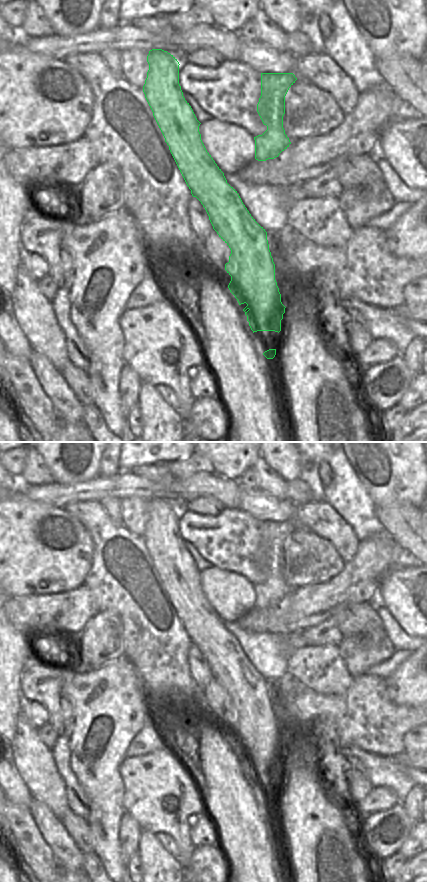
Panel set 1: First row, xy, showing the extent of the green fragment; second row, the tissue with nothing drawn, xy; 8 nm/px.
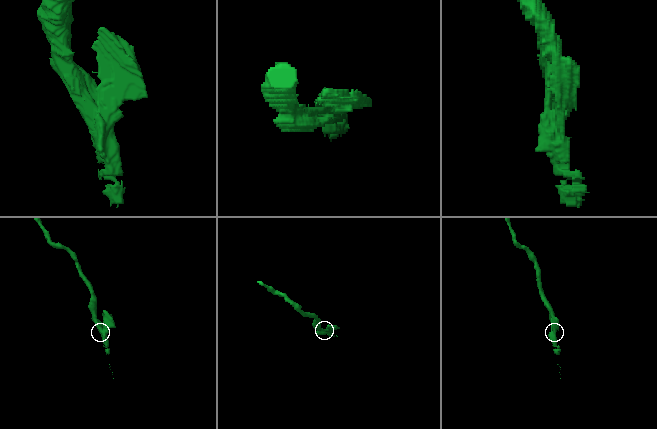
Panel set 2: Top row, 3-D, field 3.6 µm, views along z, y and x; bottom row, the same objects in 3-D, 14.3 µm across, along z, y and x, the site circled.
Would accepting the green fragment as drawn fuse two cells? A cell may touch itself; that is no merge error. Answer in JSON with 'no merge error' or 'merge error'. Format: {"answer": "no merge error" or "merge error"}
{"answer": "merge error"}

